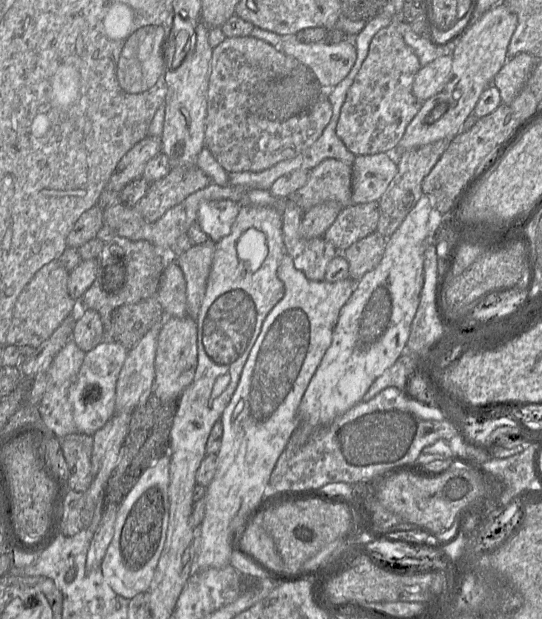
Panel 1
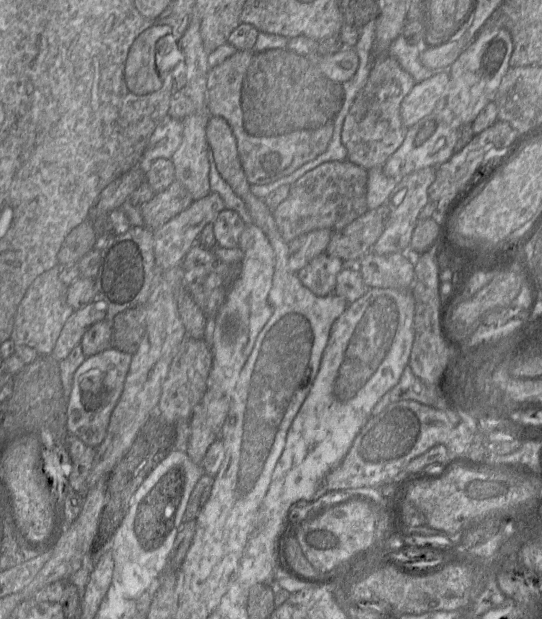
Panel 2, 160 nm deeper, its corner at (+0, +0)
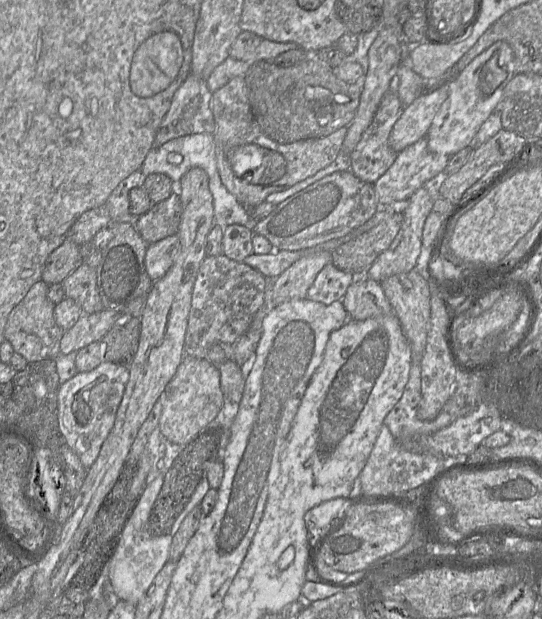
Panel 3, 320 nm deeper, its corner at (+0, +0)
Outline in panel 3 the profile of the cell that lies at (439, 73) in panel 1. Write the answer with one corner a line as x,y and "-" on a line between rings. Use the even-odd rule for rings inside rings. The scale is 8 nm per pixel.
448,84
427,91
405,107
389,135
389,145
396,152
426,138
431,123
448,97

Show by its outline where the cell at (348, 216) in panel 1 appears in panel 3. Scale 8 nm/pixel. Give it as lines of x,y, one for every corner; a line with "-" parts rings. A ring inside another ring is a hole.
392,213
370,231
334,249
331,263
352,274
366,273
376,258
390,247
402,223
403,214

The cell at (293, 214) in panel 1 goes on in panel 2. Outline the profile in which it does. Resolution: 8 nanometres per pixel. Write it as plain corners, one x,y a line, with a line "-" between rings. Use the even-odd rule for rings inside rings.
326,252
312,259
297,276
302,284
316,296
325,297
334,293
336,277
347,264

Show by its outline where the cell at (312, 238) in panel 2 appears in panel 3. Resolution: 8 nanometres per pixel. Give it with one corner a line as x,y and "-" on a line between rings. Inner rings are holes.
324,251
302,257
275,278
273,280
275,307
292,299
307,298
307,290
317,274
326,264
331,263
331,253

